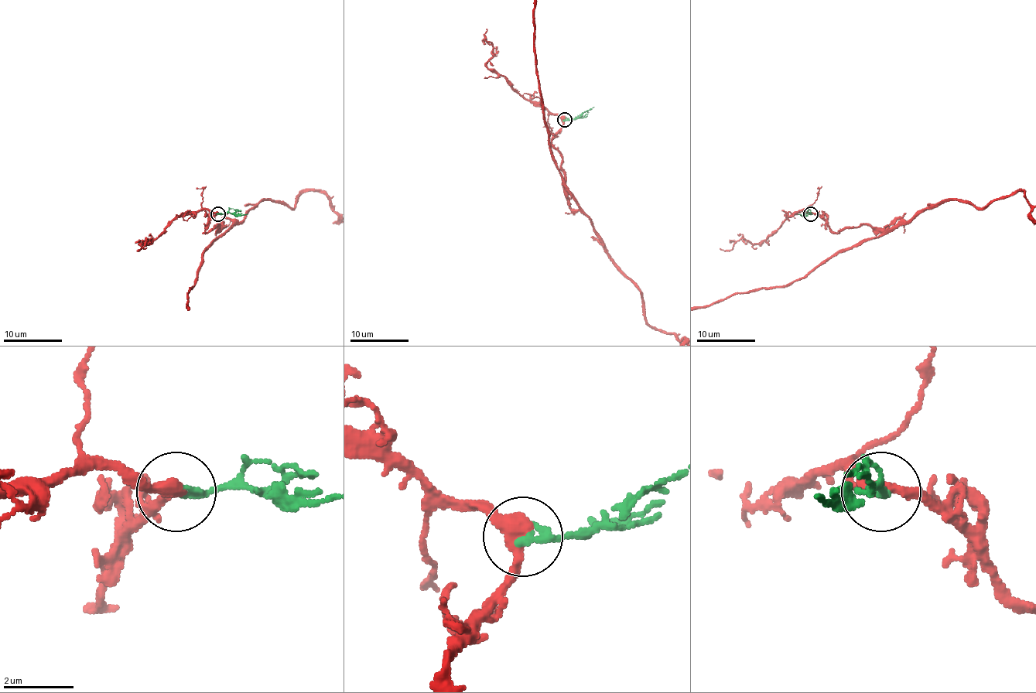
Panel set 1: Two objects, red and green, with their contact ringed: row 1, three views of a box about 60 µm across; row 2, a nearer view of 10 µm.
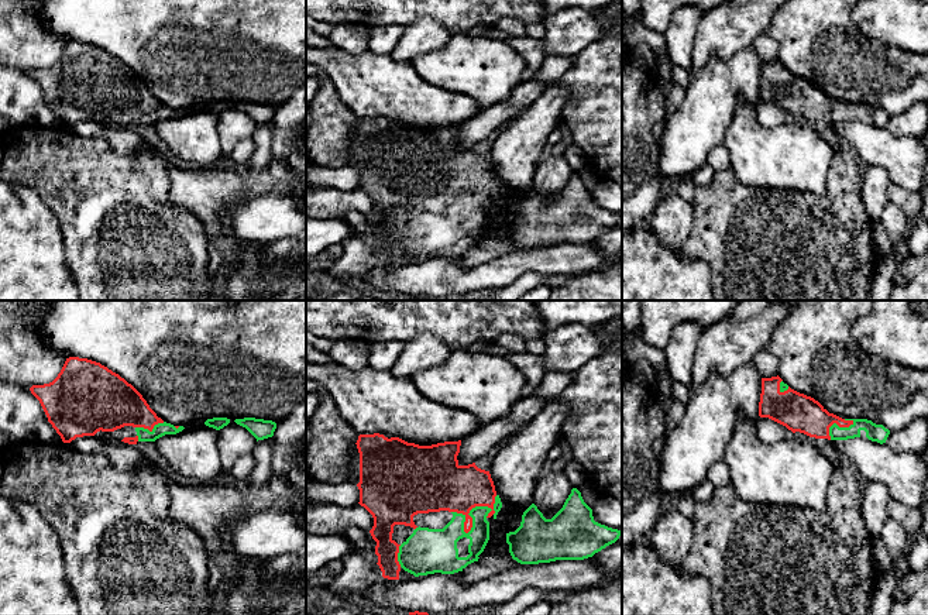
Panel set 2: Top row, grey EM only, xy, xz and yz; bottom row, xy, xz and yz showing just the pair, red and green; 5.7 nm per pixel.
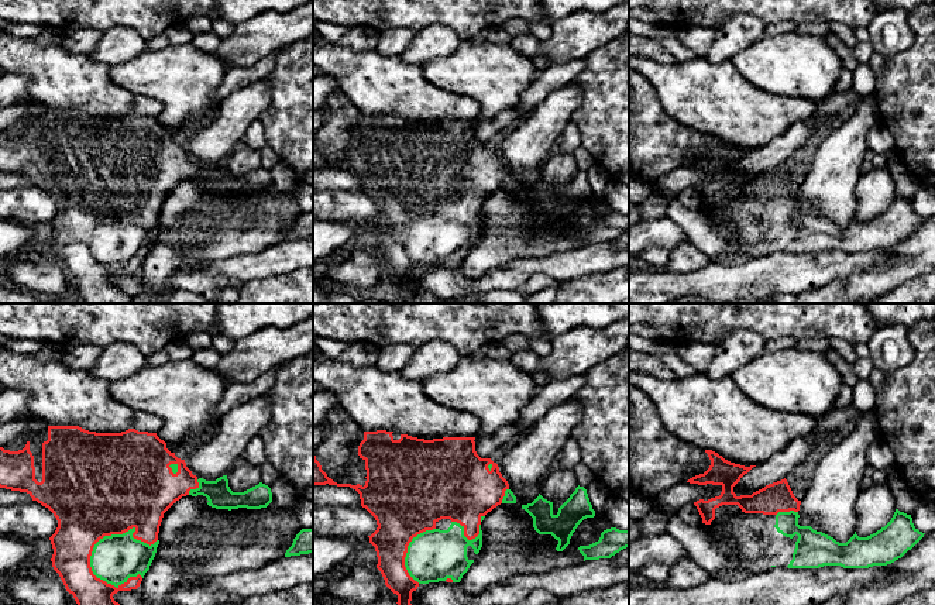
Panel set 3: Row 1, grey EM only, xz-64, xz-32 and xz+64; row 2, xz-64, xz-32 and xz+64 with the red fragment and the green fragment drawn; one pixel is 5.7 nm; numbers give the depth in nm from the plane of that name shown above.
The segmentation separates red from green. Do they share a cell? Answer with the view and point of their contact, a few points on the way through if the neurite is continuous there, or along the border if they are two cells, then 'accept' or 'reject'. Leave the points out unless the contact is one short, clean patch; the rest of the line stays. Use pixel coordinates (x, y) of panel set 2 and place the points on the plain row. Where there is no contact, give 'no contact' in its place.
contact xz (475, 189); accept

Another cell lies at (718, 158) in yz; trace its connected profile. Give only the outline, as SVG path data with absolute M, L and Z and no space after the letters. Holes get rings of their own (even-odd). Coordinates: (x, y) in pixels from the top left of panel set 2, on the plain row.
M724 144L715 147L709 152L707 164L709 164L715 171L722 171L731 166L729 154Z

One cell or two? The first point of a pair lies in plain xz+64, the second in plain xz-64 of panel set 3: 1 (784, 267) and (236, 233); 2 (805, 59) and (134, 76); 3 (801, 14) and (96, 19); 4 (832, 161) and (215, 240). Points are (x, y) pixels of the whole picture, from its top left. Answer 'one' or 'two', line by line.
1: two
2: one
3: one
4: two

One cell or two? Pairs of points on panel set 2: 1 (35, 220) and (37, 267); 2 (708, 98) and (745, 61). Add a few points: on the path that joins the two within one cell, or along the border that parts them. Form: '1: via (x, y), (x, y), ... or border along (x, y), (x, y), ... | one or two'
1: via (35, 232), (35, 256) | one
2: via (717, 89), (736, 69) | one

